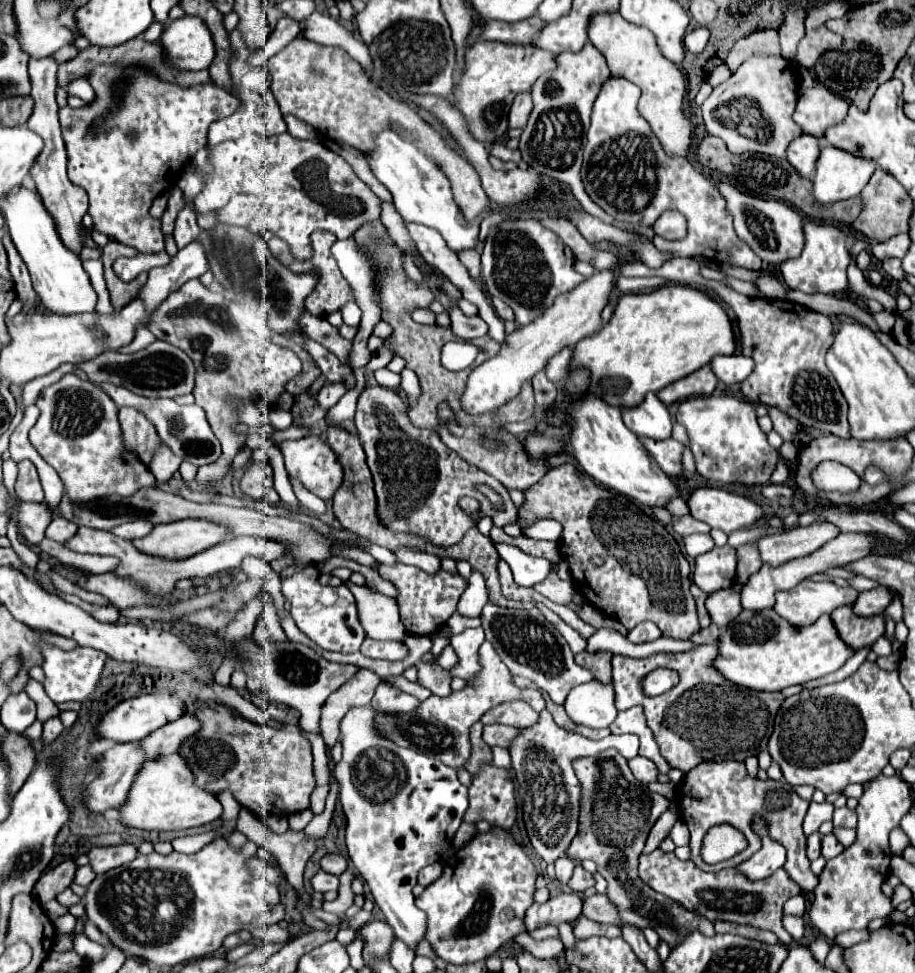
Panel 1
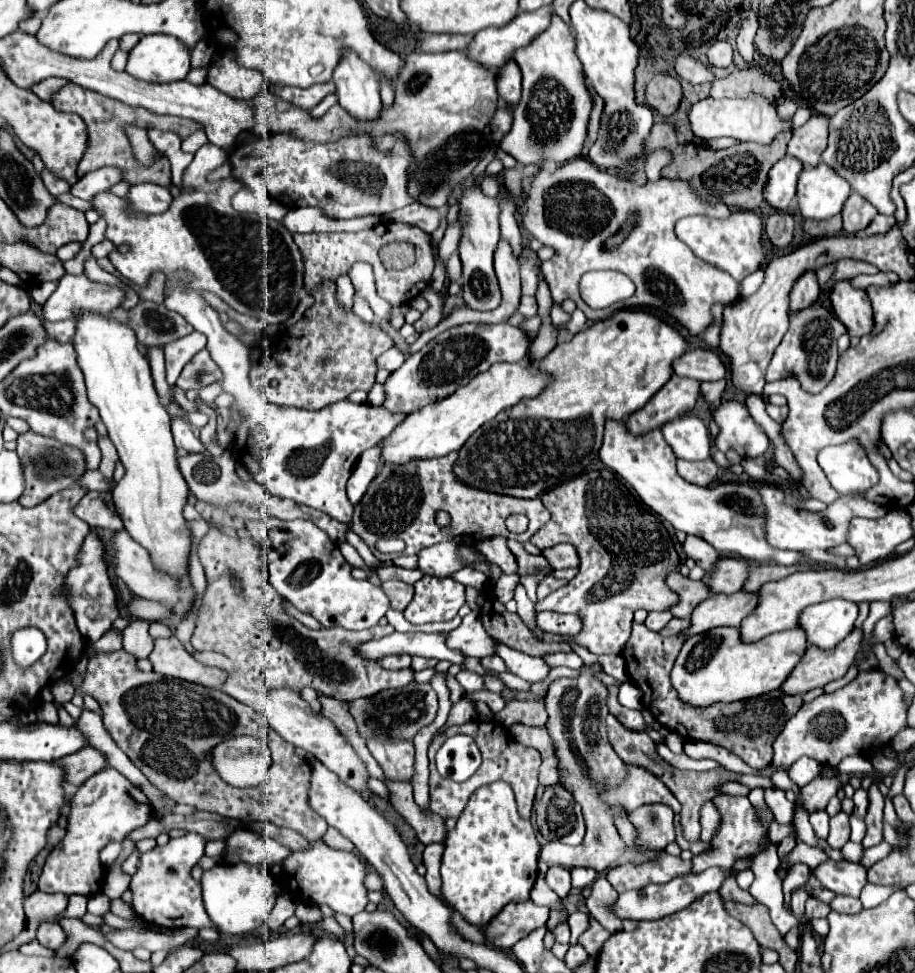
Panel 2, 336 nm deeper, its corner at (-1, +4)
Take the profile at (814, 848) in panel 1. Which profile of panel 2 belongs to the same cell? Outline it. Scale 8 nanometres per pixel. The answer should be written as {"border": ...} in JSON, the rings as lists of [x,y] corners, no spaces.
{"border":[[[818,809],[818,811],[810,813],[810,823],[812,823],[818,837],[828,837],[828,819],[830,817],[824,809]]]}

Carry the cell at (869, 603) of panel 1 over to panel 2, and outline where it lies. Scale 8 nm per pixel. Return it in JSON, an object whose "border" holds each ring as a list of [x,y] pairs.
{"border":[[[832,599],[806,607],[798,617],[798,627],[806,633],[808,645],[832,649],[854,629],[856,617],[856,603],[846,599]]]}

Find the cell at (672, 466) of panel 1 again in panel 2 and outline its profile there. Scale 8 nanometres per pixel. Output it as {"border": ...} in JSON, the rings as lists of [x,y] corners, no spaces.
{"border":[[[710,459],[710,461],[700,461],[700,463],[690,463],[690,461],[678,461],[678,473],[694,485],[700,487],[708,487],[718,473],[718,465]]]}

